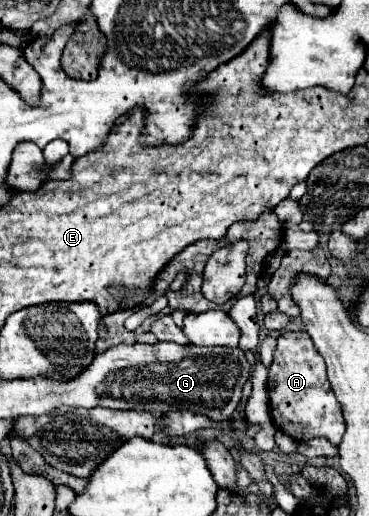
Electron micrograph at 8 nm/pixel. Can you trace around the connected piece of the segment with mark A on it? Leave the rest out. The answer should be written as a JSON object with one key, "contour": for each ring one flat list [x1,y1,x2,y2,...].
{"contour":[[288,331,278,337,274,363,268,369,268,395,274,425,280,431,296,441,324,437,332,445,340,445,346,429,342,409,330,389,324,359,306,331]]}

